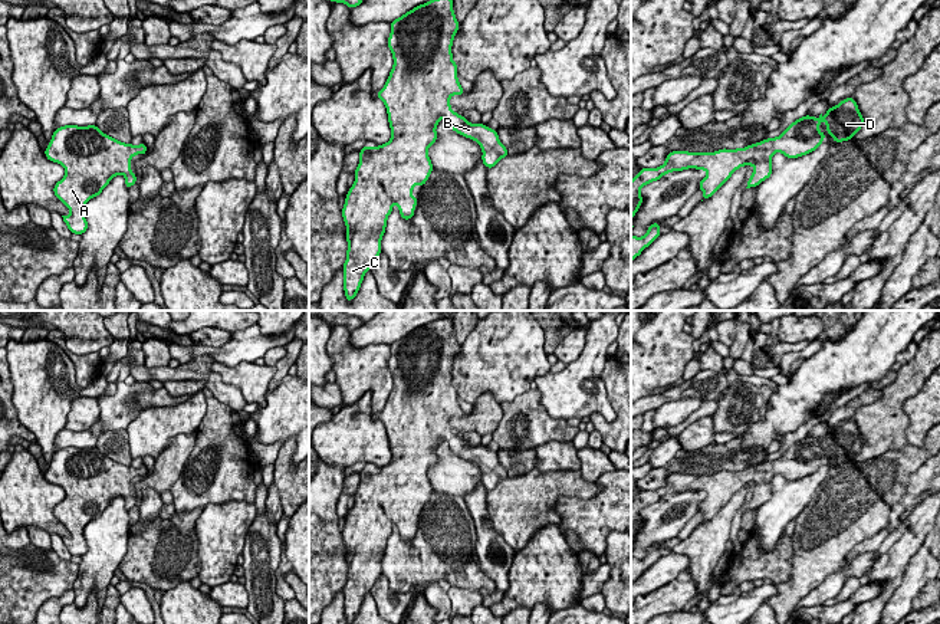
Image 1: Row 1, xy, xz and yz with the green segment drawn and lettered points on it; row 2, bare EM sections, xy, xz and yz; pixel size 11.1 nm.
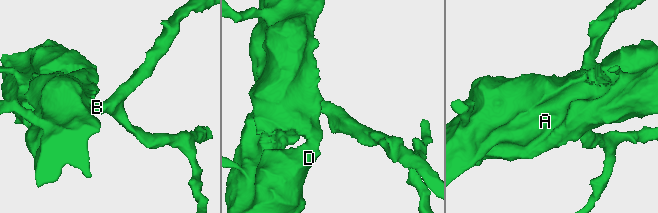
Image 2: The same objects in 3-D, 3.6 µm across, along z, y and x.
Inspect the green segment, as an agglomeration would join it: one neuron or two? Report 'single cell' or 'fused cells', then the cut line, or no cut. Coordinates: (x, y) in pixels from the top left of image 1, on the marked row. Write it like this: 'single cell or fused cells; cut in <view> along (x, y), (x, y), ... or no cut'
single cell; no cut

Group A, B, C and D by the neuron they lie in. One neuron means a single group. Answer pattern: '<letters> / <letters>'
A B C D

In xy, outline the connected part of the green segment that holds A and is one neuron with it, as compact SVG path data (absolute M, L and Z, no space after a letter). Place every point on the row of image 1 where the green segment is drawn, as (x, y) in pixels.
M65 125L53 132L43 152L49 161L66 170L53 193L70 210L69 216L62 216L70 233L83 234L89 227L83 214L85 204L99 196L115 175L125 177L126 188L134 185L137 174L129 168L131 158L145 155L147 145L121 142L96 125Z

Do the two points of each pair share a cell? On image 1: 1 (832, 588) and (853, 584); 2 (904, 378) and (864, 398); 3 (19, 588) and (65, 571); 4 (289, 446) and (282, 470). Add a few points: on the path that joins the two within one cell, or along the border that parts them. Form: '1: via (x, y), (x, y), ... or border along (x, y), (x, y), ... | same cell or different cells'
1: border along (858, 577), (851, 577), (834, 597), (822, 604) | different cells
2: border along (883, 391), (874, 401), (854, 411) | different cells
3: via (30, 577), (53, 575) | same cell
4: via (285, 452), (283, 465) | same cell

